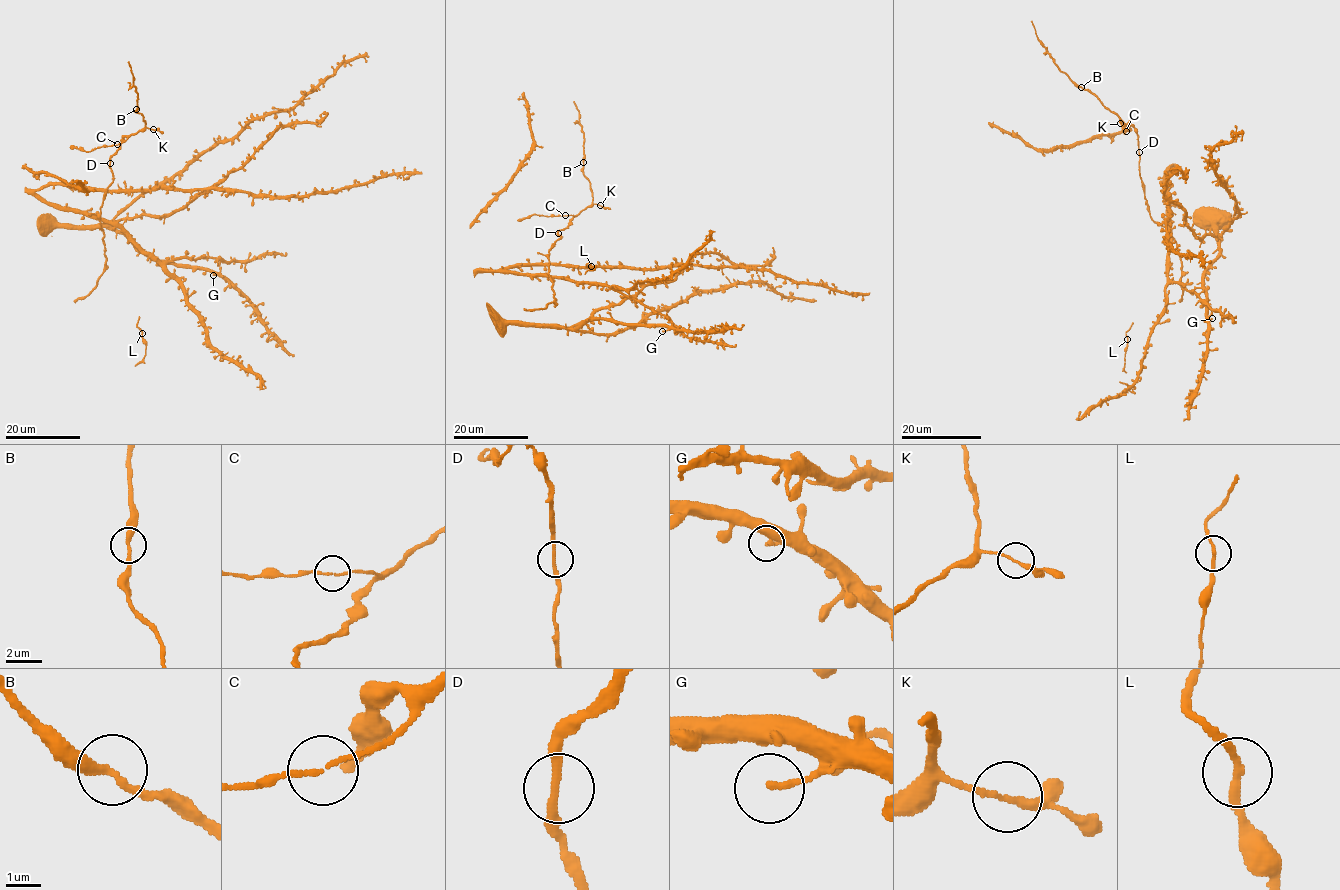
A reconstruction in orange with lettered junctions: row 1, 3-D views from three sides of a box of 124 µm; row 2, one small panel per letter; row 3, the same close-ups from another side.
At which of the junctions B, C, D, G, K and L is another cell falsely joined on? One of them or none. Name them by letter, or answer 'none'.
none

